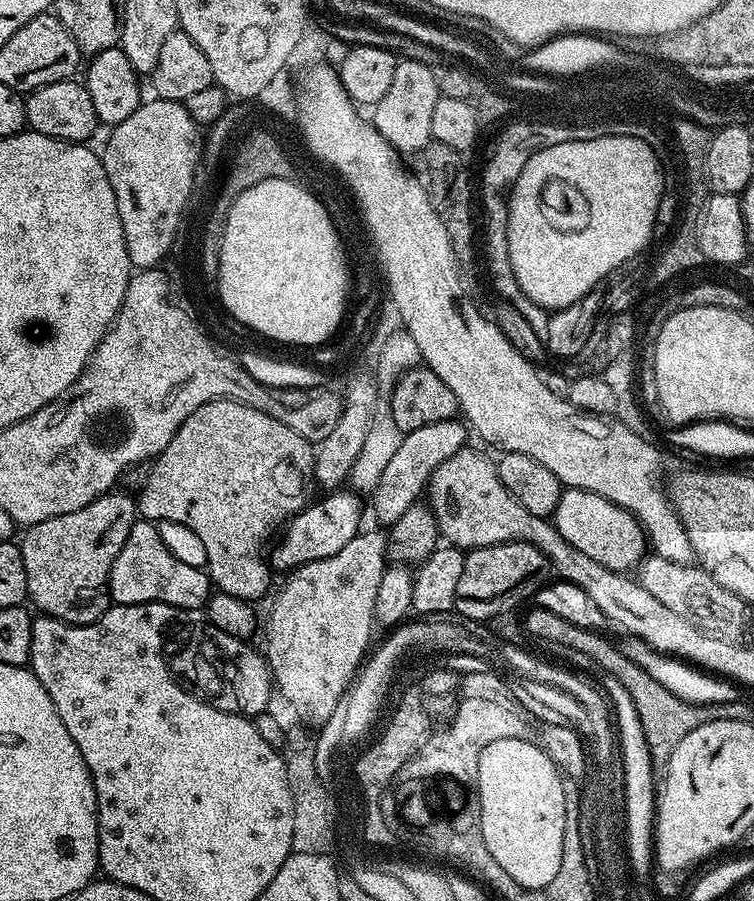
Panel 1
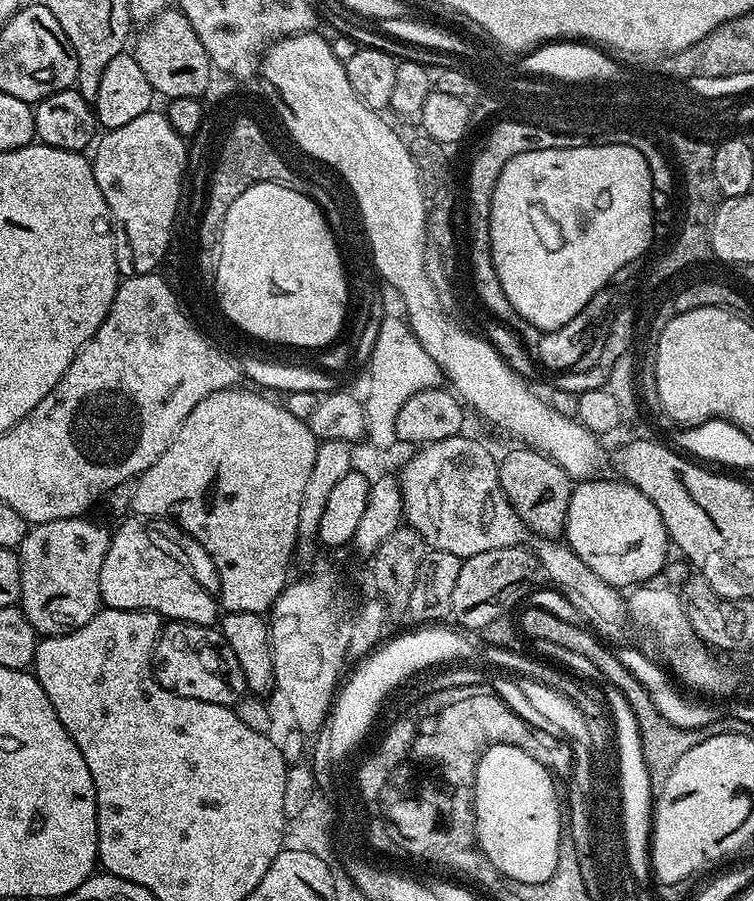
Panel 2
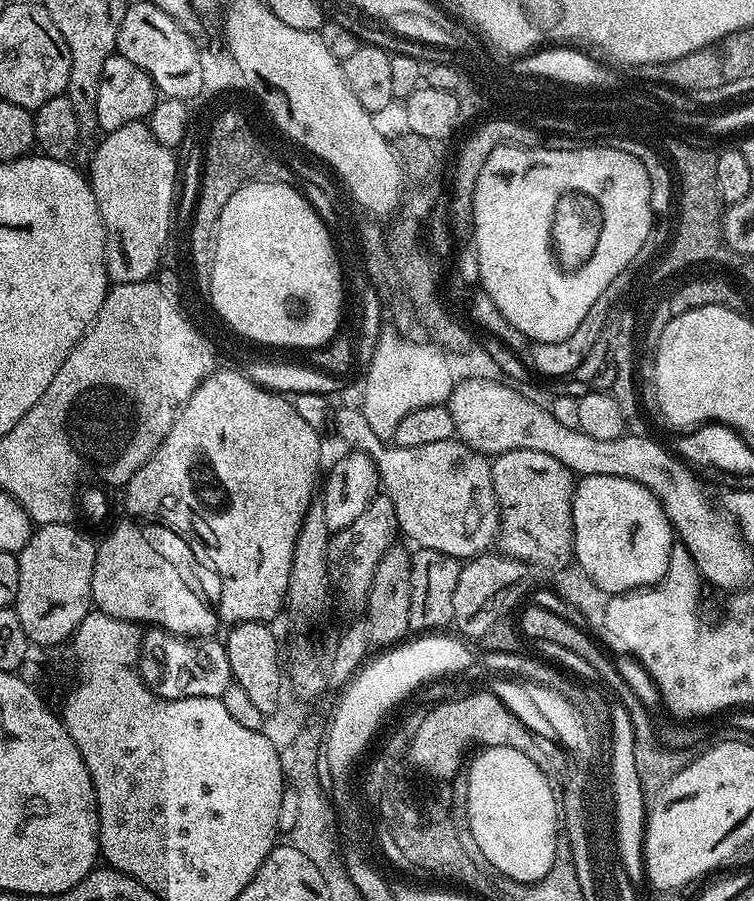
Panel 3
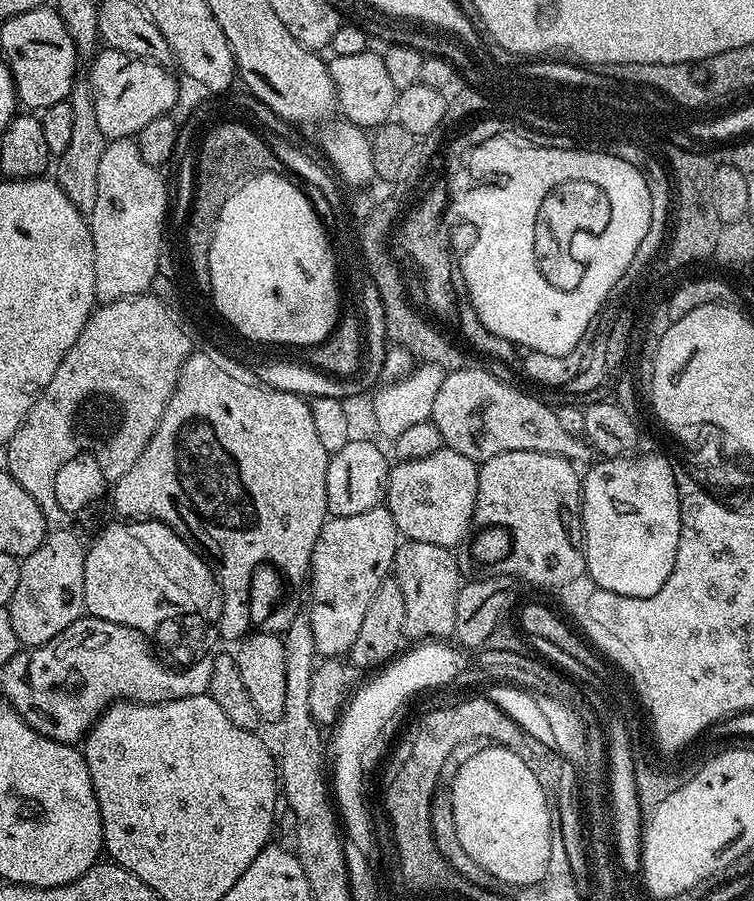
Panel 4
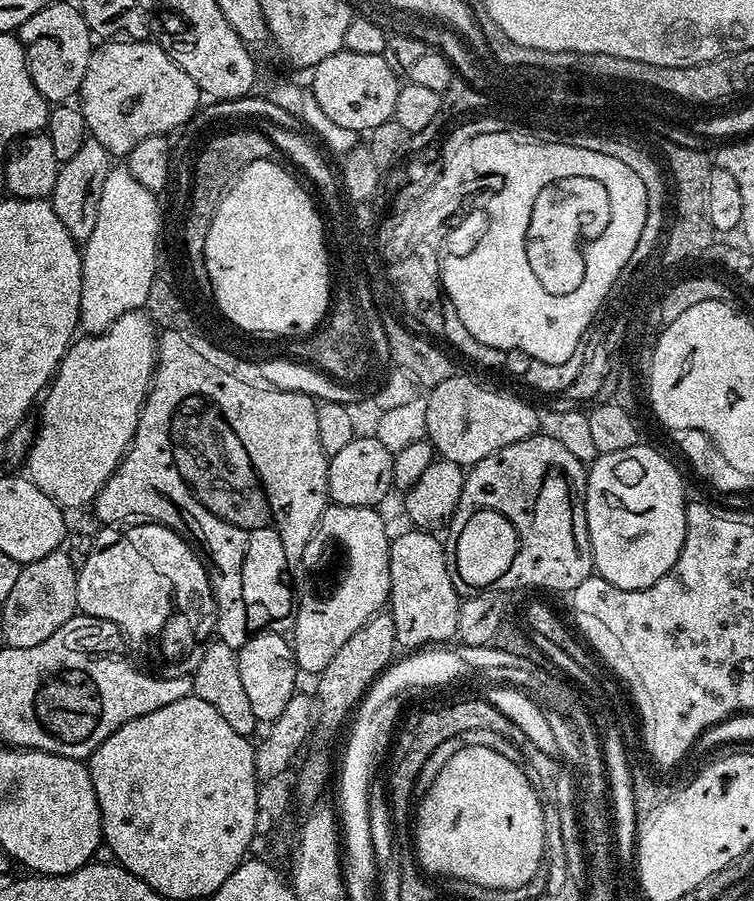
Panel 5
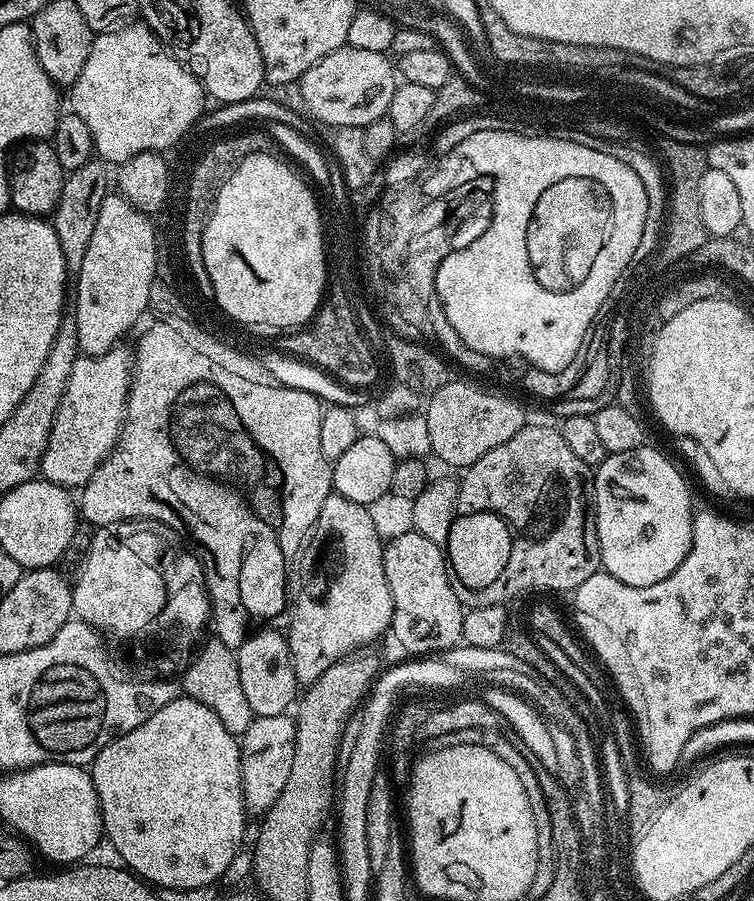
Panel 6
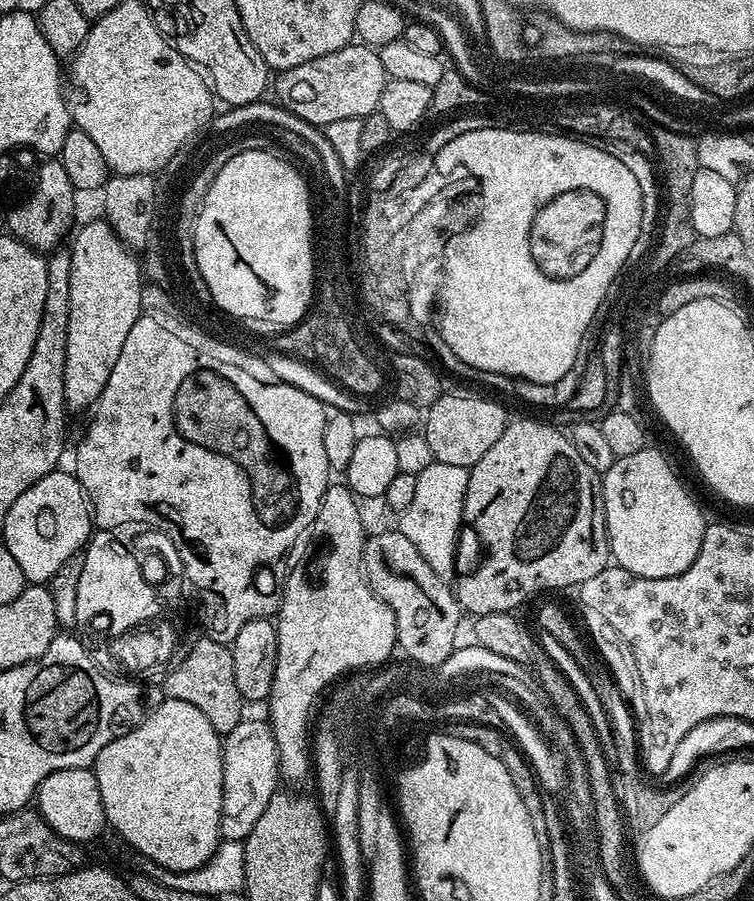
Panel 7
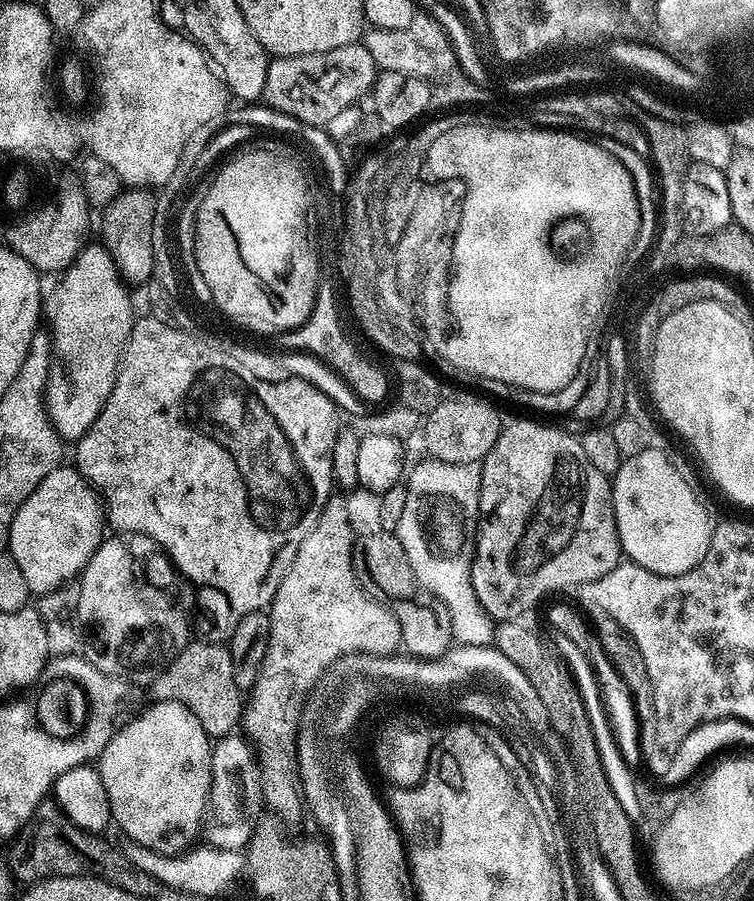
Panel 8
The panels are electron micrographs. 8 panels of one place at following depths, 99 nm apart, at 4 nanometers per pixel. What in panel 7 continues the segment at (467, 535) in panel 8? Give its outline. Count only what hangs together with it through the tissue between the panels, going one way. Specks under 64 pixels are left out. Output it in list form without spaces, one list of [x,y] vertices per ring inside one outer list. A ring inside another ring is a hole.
[[[433,462],[416,475],[418,487],[414,498],[404,512],[399,513],[398,530],[418,546],[418,554],[426,558],[434,574],[448,578],[456,568],[456,539],[460,536],[460,524],[465,523],[464,499],[468,485],[468,469],[462,466],[446,466]]]

